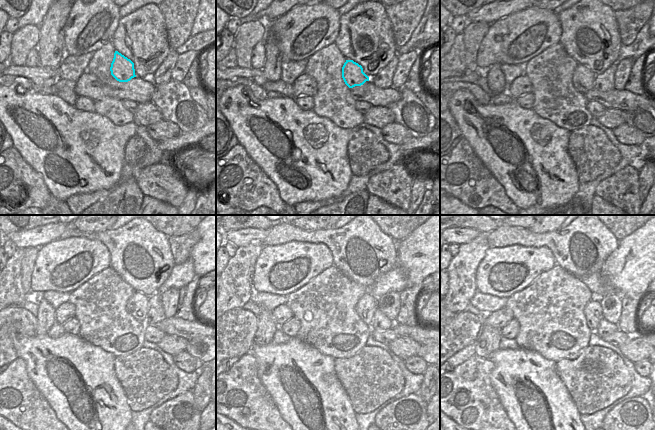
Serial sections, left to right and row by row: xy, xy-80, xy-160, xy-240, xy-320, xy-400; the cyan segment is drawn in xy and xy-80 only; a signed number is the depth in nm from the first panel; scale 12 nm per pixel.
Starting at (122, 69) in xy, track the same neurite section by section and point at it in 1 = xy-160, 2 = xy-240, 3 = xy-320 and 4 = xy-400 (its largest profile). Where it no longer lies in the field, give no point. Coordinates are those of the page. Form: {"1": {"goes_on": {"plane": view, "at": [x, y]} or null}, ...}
{"1": {"goes_on": {"plane": "xy-160", "at": [583, 78]}}, "2": {"goes_on": {"plane": "xy-240", "at": [137, 305]}}, "3": {"goes_on": {"plane": "xy-320", "at": [366, 306]}}, "4": {"goes_on": {"plane": "xy-400", "at": [593, 311]}}}

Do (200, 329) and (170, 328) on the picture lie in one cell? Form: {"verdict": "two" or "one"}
{"verdict": "one"}

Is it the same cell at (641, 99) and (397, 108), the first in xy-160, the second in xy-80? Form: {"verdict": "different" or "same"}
{"verdict": "different"}

